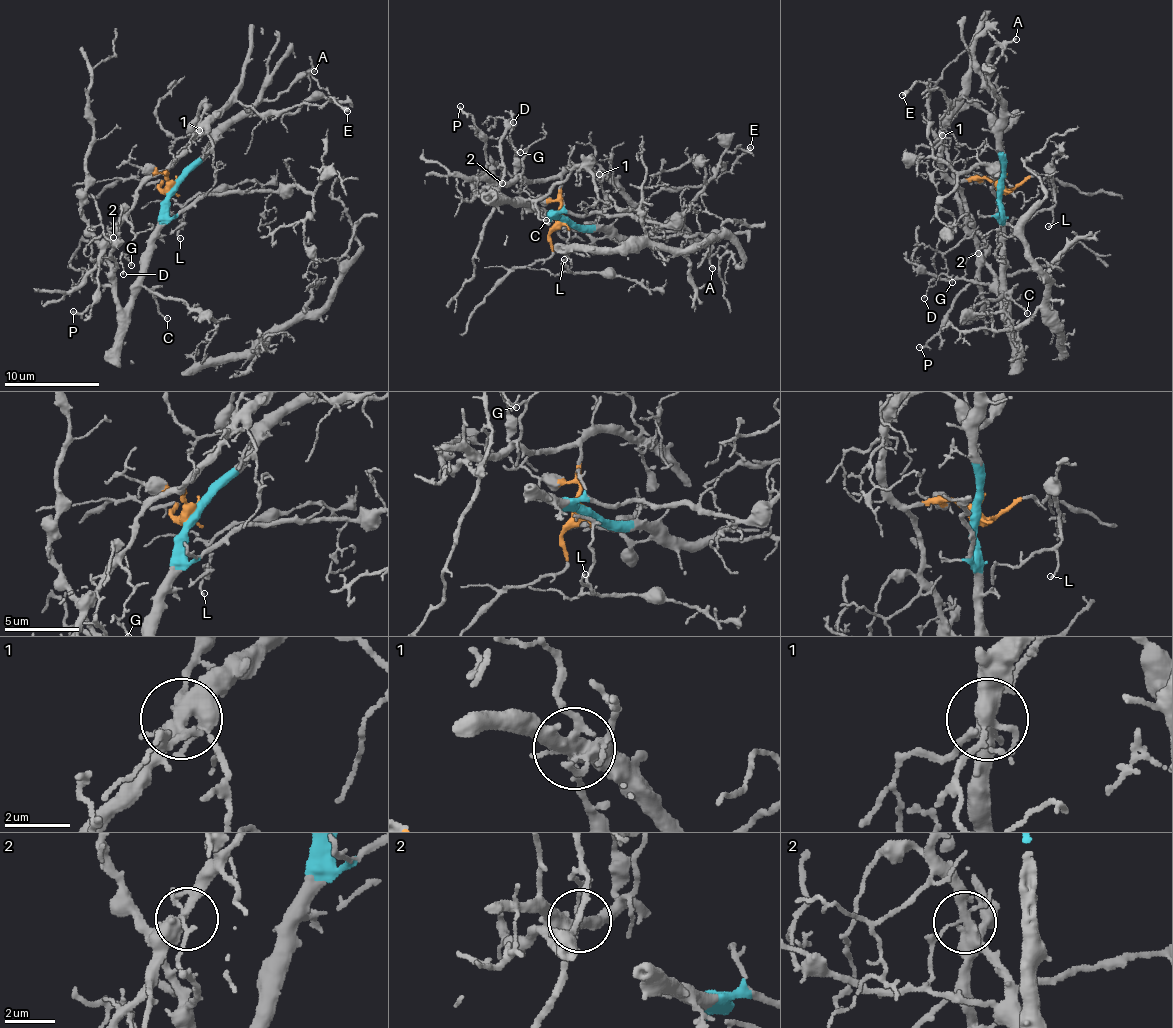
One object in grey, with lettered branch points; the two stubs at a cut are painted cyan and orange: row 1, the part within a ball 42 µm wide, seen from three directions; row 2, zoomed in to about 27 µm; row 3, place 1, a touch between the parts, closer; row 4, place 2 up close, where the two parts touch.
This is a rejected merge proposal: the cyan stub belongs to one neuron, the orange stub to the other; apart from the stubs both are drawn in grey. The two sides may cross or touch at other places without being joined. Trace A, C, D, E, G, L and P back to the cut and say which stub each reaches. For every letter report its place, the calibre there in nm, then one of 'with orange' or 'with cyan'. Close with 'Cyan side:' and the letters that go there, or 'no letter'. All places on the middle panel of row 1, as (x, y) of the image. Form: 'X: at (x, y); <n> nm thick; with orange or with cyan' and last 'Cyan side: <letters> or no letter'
A: at (712, 268); 190 nm thick; with cyan
C: at (546, 220); 130 nm thick; with cyan
D: at (513, 122); 110 nm thick; with orange
E: at (750, 147); 360 nm thick; with orange
G: at (520, 152); 120 nm thick; with orange
L: at (564, 259); 130 nm thick; with cyan
P: at (460, 106); 200 nm thick; with orange
Cyan side: A, C, L

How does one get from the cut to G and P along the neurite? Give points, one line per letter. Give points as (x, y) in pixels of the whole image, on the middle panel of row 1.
G: (563, 222), (561, 181), (531, 180), (517, 175), (525, 151), (516, 150), (520, 153)
P: (563, 222), (559, 178), (531, 180), (520, 175), (510, 183), (493, 180), (488, 174), (484, 135), (459, 106)

